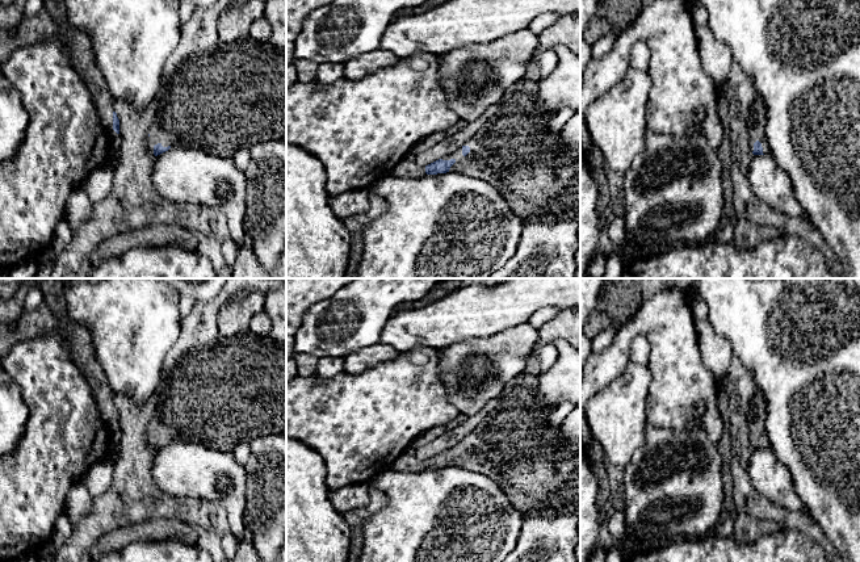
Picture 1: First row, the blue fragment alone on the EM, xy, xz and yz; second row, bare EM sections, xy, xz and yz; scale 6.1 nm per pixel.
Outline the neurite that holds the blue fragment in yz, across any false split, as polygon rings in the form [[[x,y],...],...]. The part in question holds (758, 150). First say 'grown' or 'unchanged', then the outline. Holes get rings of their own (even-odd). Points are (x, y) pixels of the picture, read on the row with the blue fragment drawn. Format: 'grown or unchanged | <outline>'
grown | [[[755,95],[748,123],[748,146],[754,155],[771,154],[765,137],[767,113],[762,97]]]

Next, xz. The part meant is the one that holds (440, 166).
grown | [[[523,77],[504,93],[500,109],[460,150],[425,167],[408,154],[393,169],[399,179],[457,172],[494,185],[523,223],[574,219],[580,238],[580,158],[559,165],[559,134],[548,129],[549,114],[538,102],[538,81]]]

